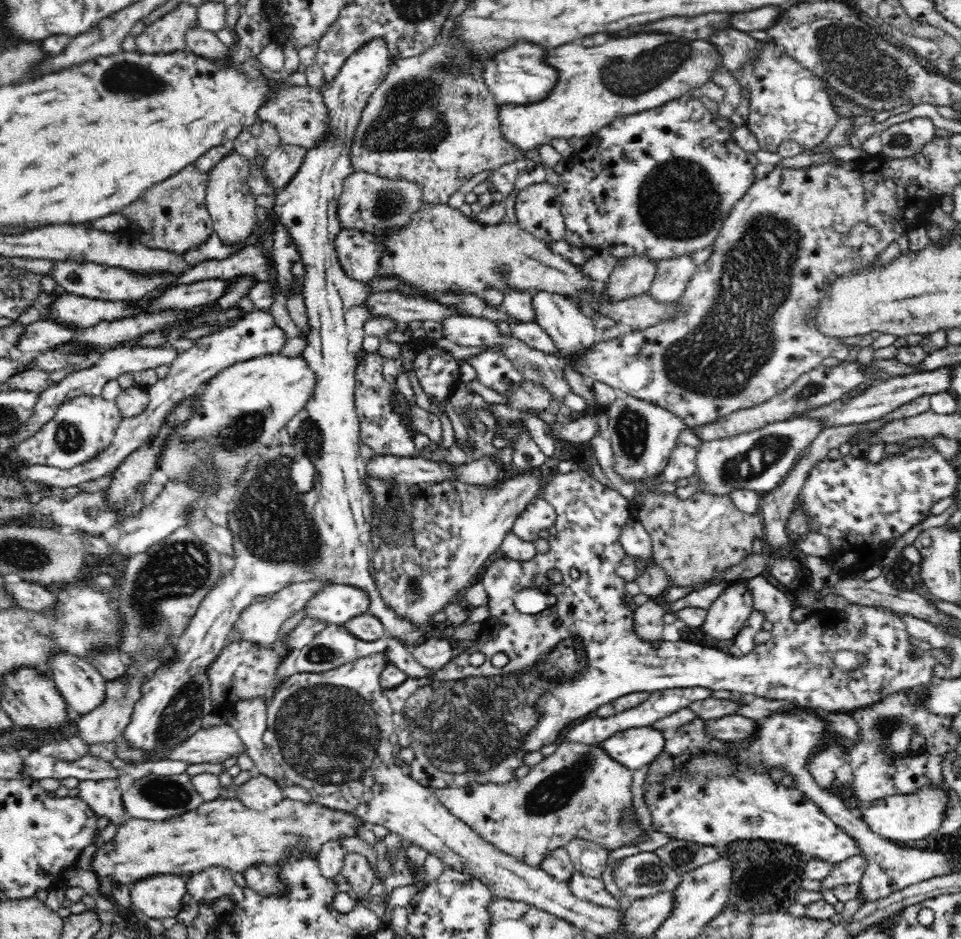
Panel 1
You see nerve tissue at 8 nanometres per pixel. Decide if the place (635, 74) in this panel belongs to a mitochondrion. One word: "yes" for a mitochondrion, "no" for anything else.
yes

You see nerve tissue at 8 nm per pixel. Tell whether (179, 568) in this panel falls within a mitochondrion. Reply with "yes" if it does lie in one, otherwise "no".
yes

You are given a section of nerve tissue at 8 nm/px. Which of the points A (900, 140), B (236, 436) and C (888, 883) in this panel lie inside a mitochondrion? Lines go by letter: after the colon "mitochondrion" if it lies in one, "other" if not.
A: mitochondrion
B: mitochondrion
C: other

